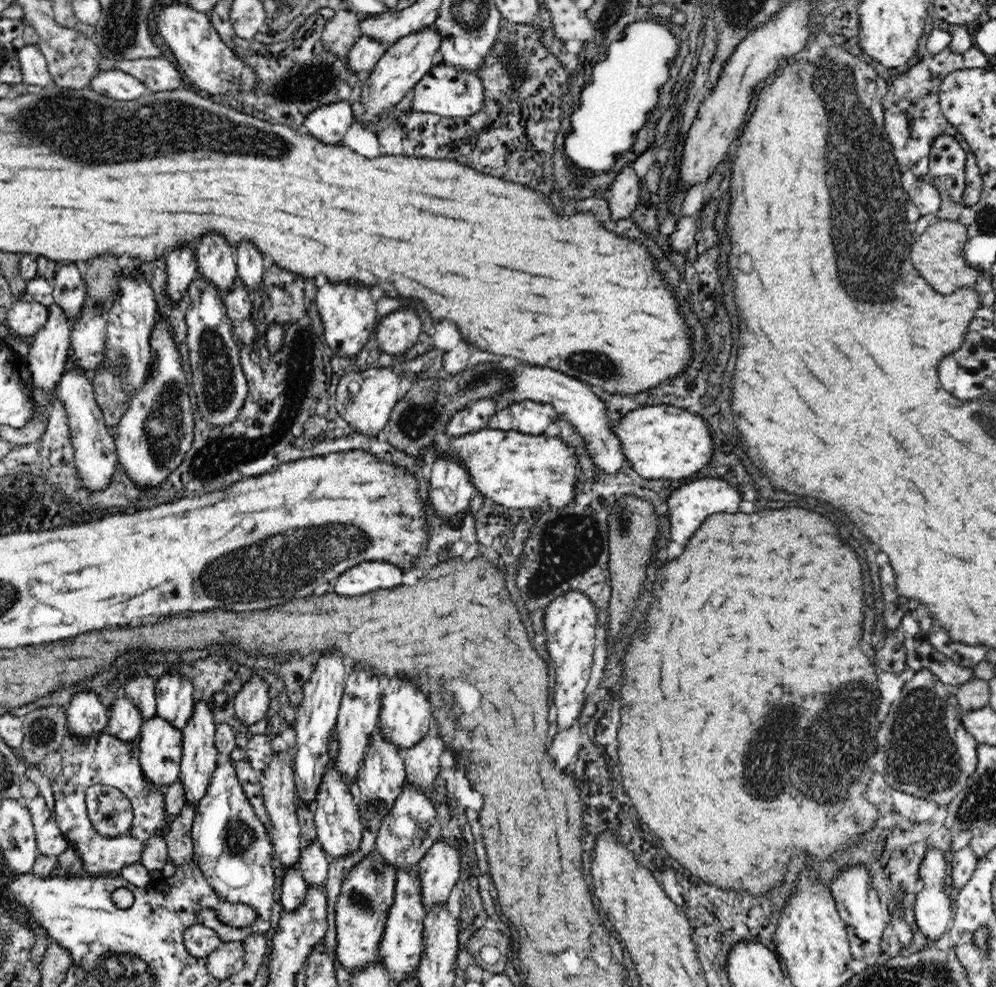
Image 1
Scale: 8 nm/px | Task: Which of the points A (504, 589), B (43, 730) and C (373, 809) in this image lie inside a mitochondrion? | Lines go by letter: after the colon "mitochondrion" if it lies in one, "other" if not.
A: other
B: mitochondrion
C: mitochondrion

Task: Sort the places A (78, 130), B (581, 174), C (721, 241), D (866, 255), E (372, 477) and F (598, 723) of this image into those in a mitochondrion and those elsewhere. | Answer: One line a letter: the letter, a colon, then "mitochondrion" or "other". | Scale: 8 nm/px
A: mitochondrion
B: other
C: other
D: mitochondrion
E: other
F: other

